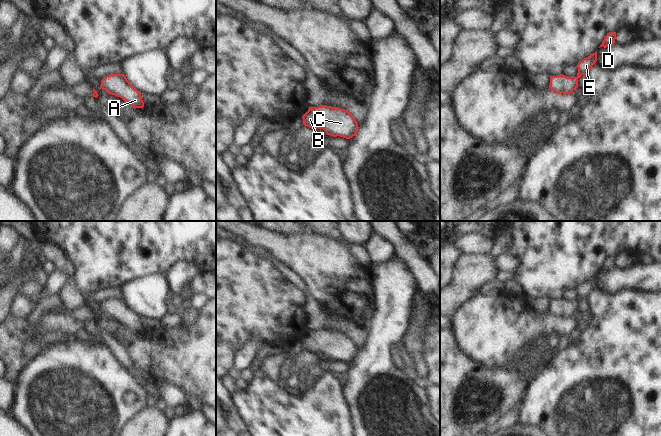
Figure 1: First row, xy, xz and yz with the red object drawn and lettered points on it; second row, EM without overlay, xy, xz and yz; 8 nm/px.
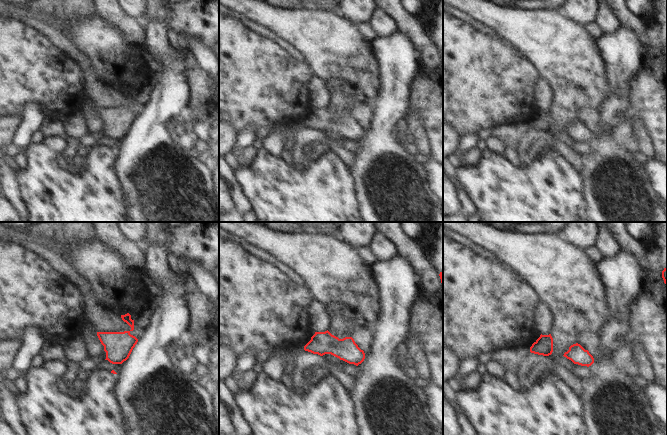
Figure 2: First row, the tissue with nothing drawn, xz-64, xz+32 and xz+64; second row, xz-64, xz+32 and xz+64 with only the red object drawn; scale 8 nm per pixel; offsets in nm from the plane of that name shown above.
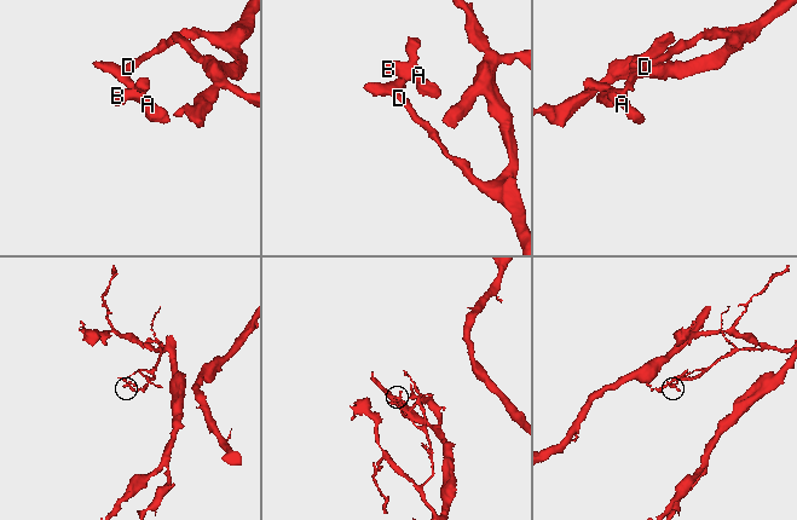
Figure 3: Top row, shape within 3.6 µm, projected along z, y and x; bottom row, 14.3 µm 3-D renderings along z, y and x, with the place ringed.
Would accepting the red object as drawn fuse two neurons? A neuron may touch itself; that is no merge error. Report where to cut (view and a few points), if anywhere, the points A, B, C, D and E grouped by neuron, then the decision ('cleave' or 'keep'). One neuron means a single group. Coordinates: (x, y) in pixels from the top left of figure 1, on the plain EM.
no cut; A B C D E; keep

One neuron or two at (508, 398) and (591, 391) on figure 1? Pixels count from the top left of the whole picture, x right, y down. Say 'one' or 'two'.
two

